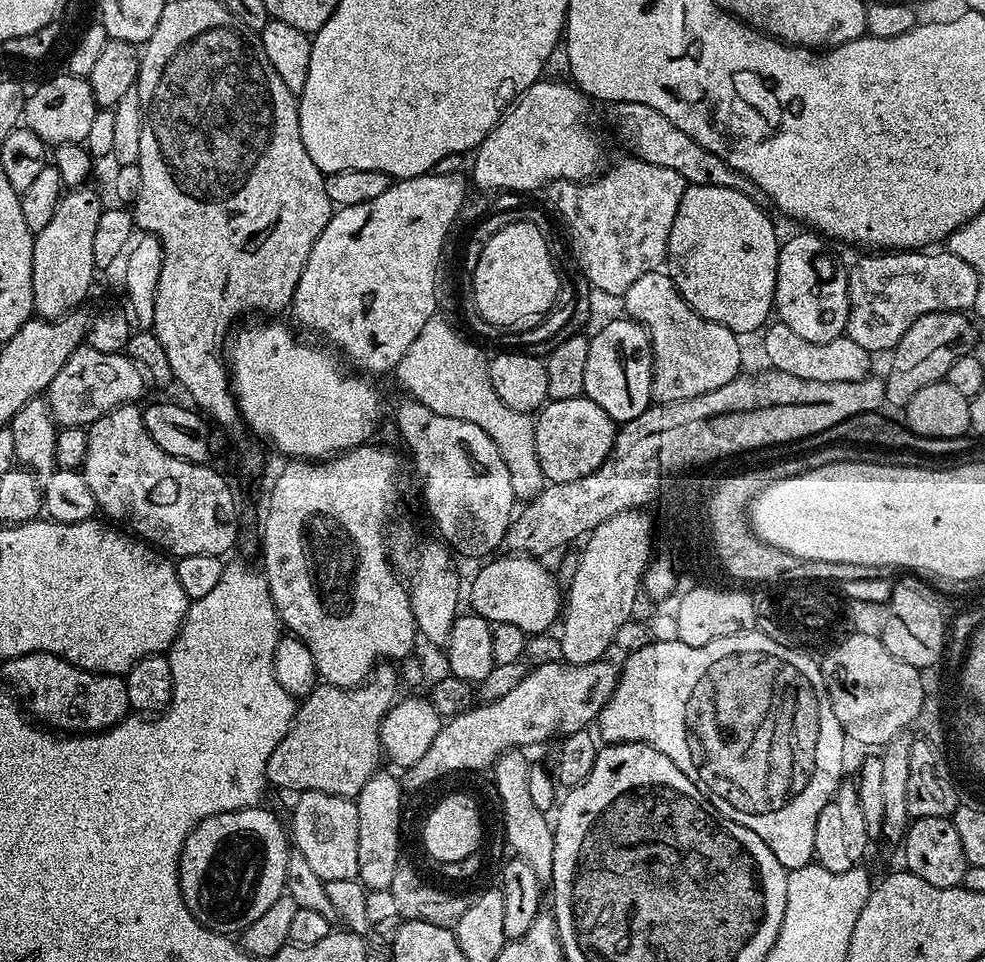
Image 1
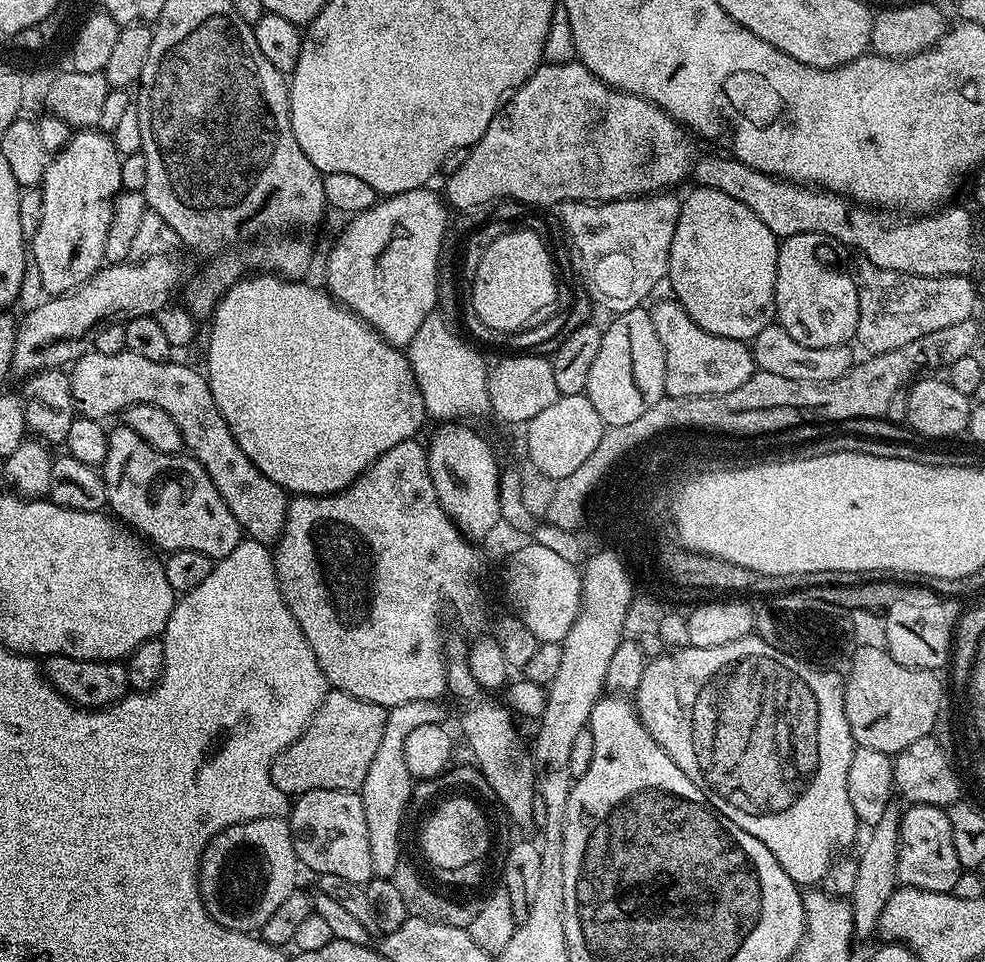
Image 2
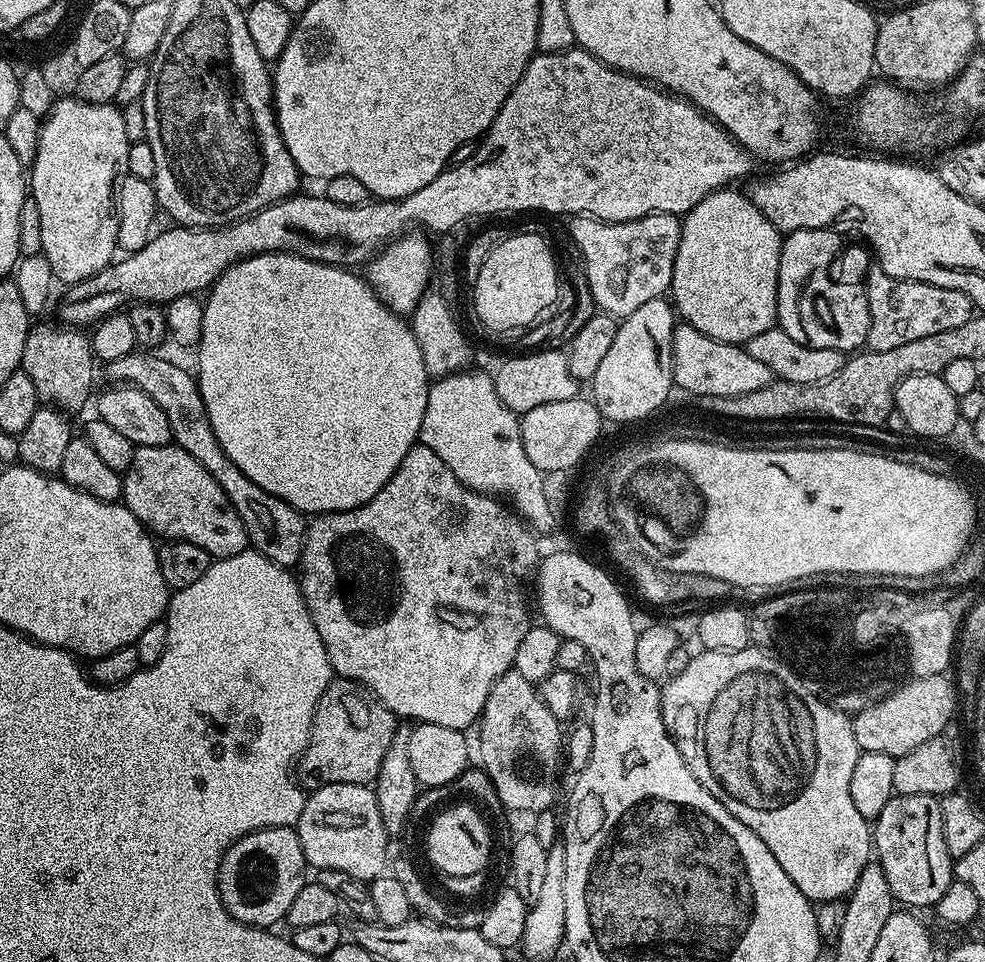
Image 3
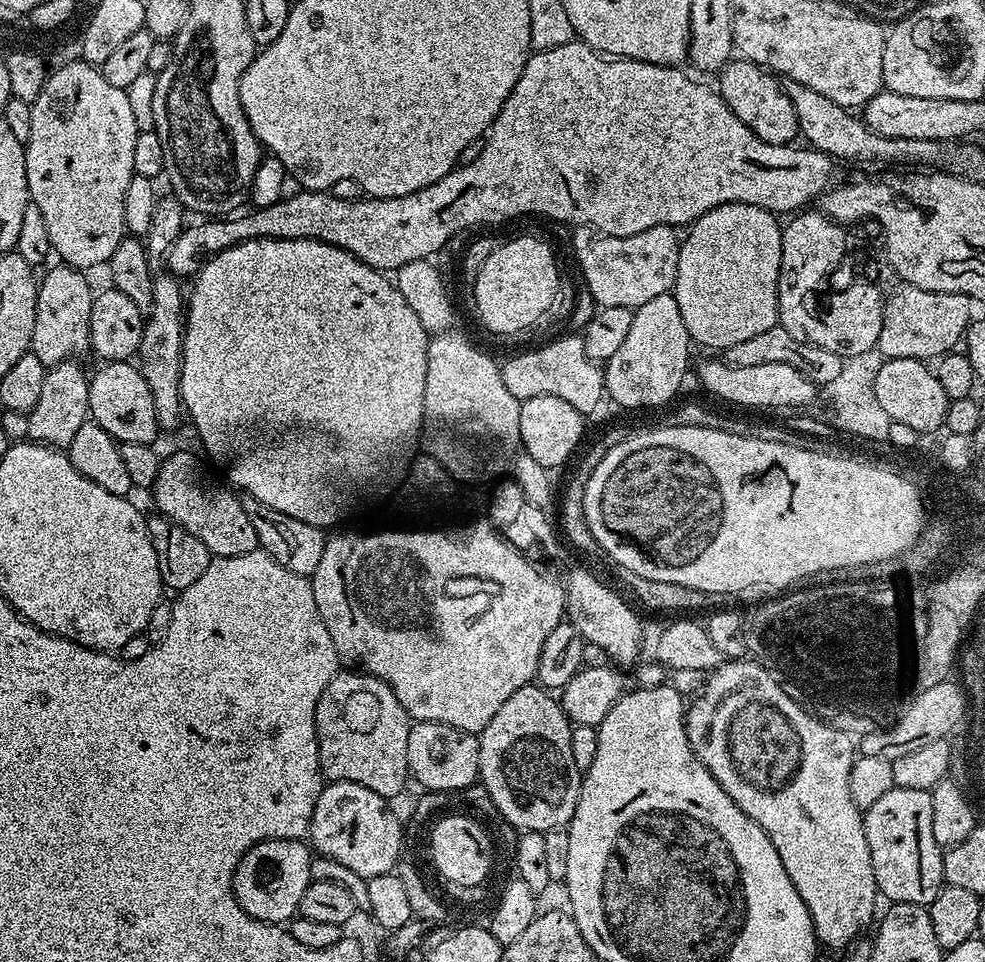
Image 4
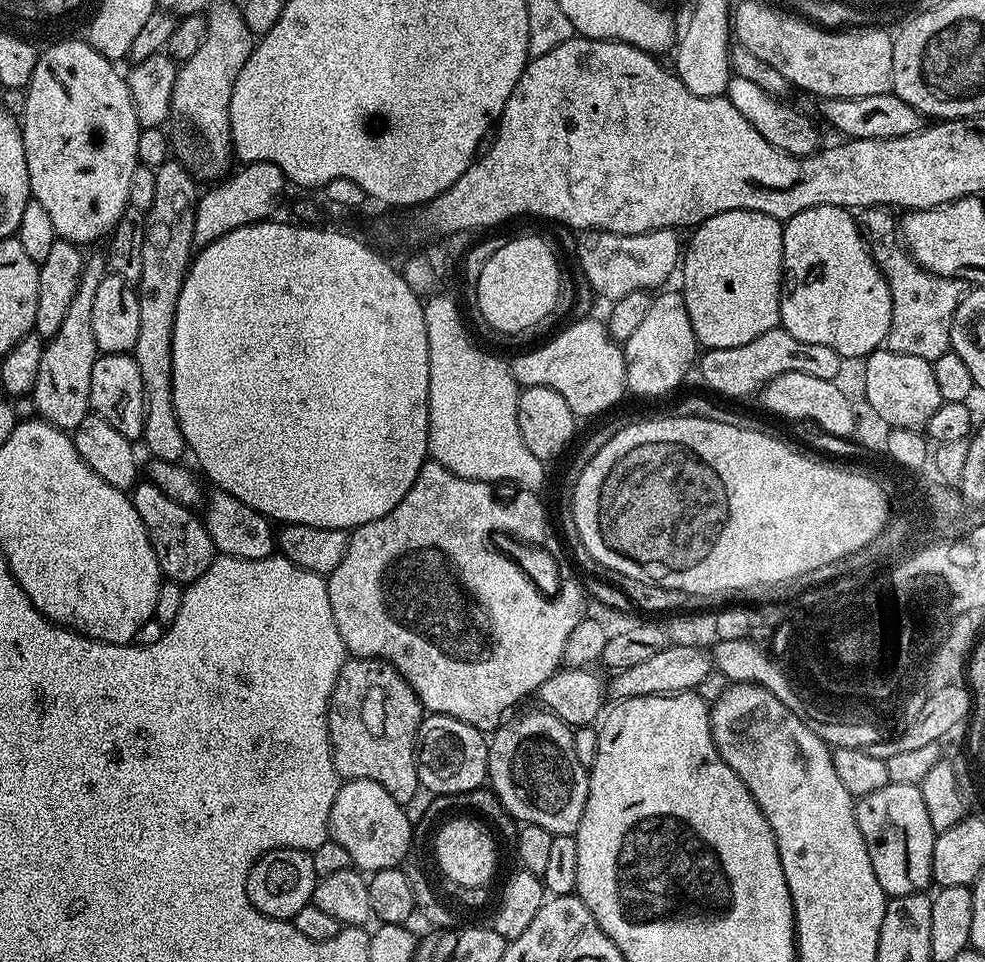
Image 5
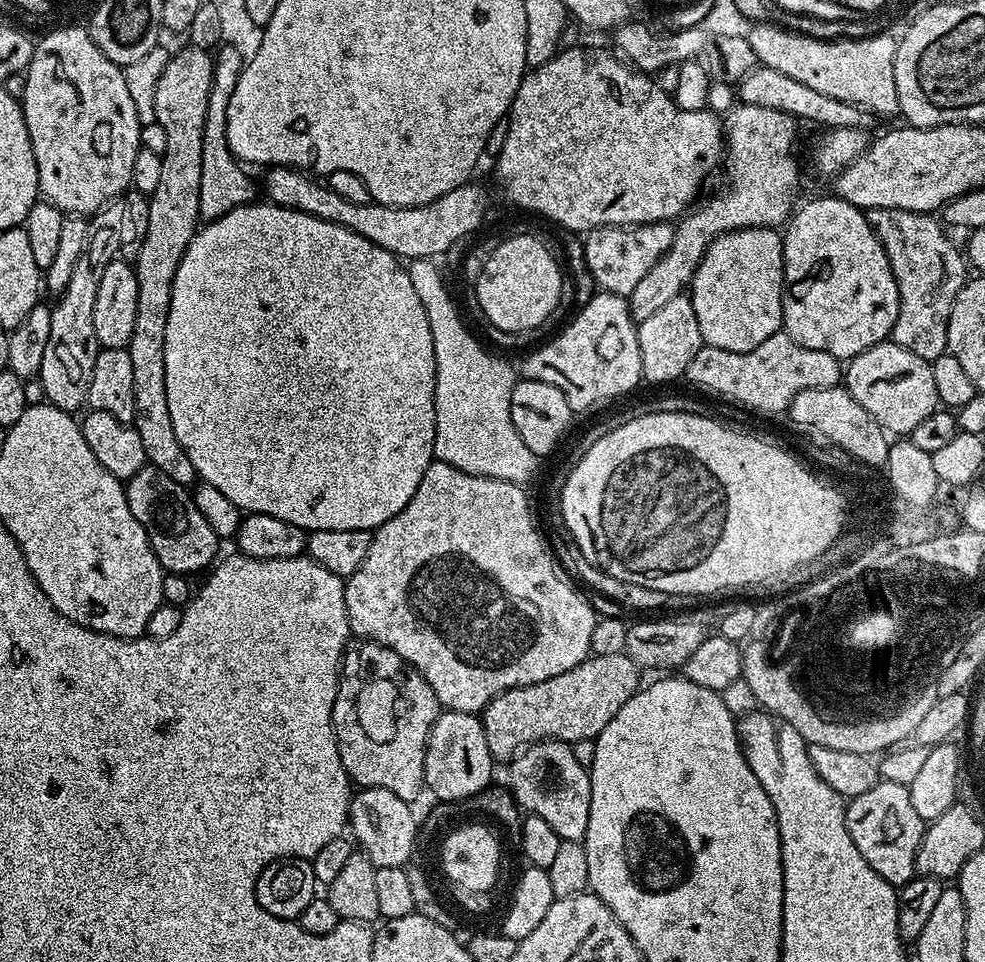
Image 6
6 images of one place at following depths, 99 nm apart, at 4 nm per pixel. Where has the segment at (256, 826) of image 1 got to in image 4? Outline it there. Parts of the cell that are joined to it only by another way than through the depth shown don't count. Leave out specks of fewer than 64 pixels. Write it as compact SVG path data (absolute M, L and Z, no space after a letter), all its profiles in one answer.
M263 840L238 862L232 879L232 893L254 919L267 924L287 925L299 913L302 894L312 880L310 862L314 859L304 840Z

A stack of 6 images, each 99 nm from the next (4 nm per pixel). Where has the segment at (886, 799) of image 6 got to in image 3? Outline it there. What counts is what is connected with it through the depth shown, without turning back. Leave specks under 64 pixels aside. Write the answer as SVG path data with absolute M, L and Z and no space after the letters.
M910 794L902 796L893 795L890 802L886 802L886 806L882 806L882 814L878 814L874 821L874 856L882 866L886 874L886 882L890 882L890 890L892 891L893 901L902 903L912 910L920 910L916 908L931 909L938 902L938 898L942 898L942 894L946 894L946 886L950 886L954 879L954 858L946 850L946 838L942 838L942 810L940 809L940 801L935 796L927 796L926 794Z

